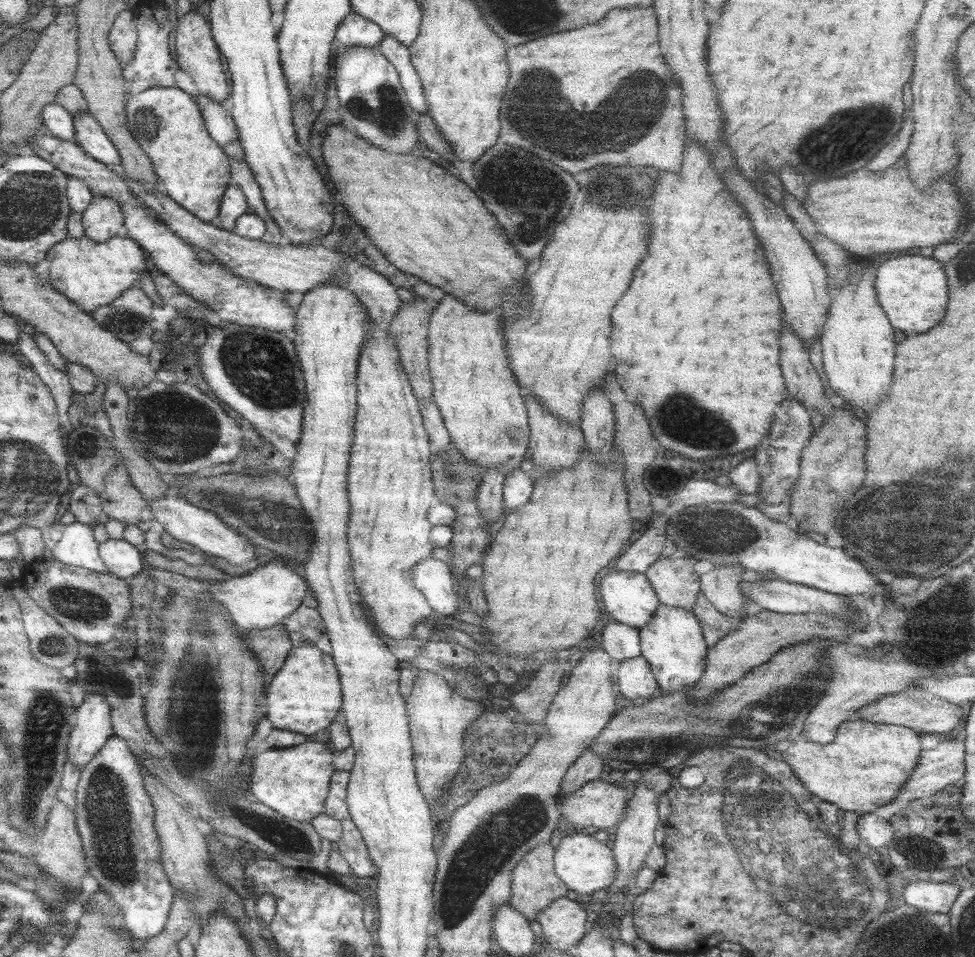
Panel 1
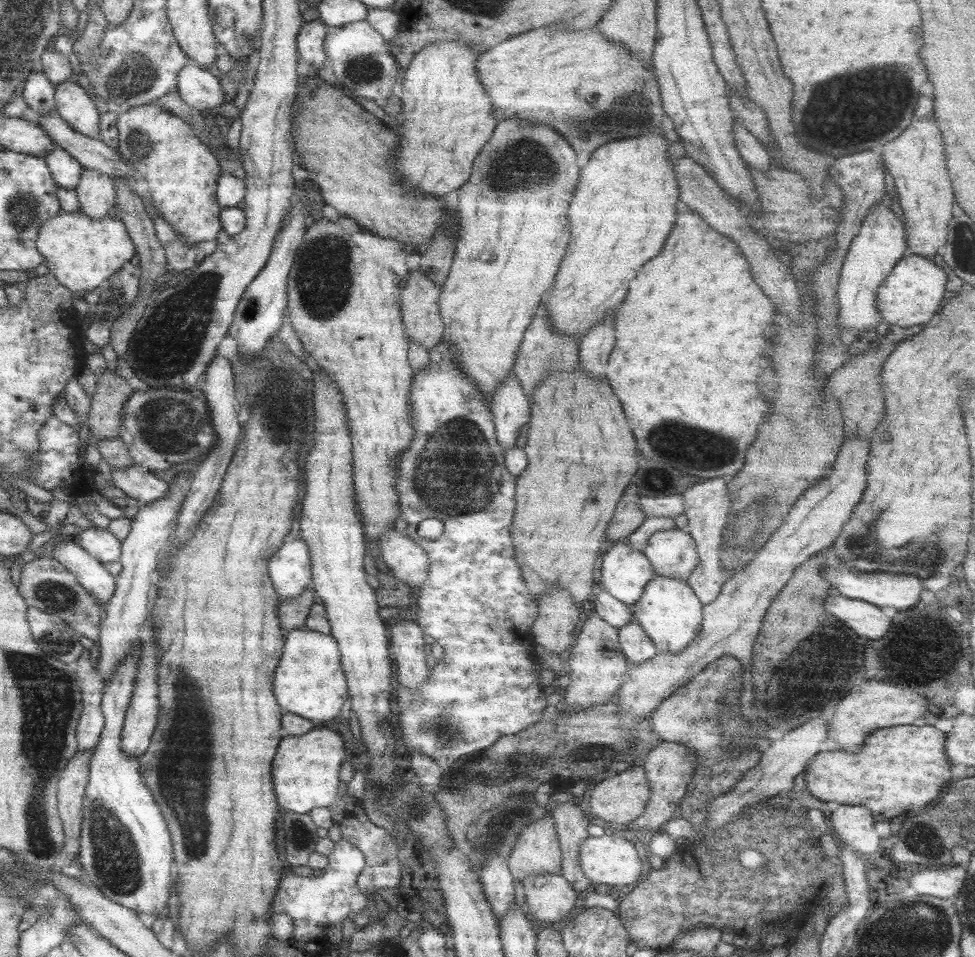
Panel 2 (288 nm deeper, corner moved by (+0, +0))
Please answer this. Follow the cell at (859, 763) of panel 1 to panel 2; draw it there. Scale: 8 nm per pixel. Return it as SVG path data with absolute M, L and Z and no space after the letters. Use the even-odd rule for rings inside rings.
M921 722L913 726L873 730L867 738L863 738L863 744L853 754L843 750L829 750L815 754L807 764L803 778L811 796L815 796L821 802L837 802L839 806L861 806L869 808L875 820L895 820L895 816L915 814L925 806L929 806L939 796L943 784L953 780L953 776L949 774L951 764L947 762L943 752L943 738L945 738L943 732L935 730L933 726L925 726Z

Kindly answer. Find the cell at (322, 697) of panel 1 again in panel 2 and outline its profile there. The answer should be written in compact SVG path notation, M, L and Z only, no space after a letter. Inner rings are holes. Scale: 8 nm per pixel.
M305 628L291 630L285 634L283 652L273 672L273 698L283 712L281 716L283 738L307 734L309 730L315 728L311 722L339 720L339 710L347 700L347 688L339 662L339 650L329 634L325 636L321 632L311 632Z

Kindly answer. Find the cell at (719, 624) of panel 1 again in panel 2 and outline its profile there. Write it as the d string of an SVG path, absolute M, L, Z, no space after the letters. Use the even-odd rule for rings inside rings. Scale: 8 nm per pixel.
M711 478L705 480L701 484L693 484L689 490L685 490L683 496L683 516L687 520L687 528L685 532L693 538L695 548L697 548L697 556L699 562L693 568L693 572L689 574L689 578L685 580L685 584L689 586L689 590L693 592L693 596L707 606L709 602L713 602L723 586L723 582L727 580L727 570L721 564L721 546L723 546L723 530L727 526L729 520L729 494L727 494L727 478Z

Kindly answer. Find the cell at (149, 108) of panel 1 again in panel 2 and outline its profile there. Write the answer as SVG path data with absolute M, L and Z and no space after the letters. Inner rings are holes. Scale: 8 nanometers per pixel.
M145 104L137 108L129 108L127 112L117 116L115 124L119 132L119 154L133 166L139 182L145 184L145 190L149 194L151 204L155 206L157 212L161 212L163 220L171 224L171 228L177 232L181 240L187 244L199 244L199 242L213 242L217 232L221 230L221 220L219 214L223 212L217 204L217 180L221 178L221 166L217 158L211 154L211 148L201 144L199 138L193 134L191 126L181 122L179 118L171 116L169 112L161 110L161 106Z

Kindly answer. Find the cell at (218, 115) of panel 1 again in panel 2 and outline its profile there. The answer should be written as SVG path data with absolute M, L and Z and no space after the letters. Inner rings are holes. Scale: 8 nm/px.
M185 64L181 68L177 76L177 92L183 104L197 112L211 112L225 104L225 90L221 80L195 64Z

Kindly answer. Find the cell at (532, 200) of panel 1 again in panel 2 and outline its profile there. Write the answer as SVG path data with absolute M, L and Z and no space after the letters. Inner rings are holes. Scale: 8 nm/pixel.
M503 120L495 126L491 138L487 140L487 144L483 144L481 152L475 156L473 160L473 168L471 168L471 176L469 180L457 190L457 218L459 218L459 238L455 244L455 254L453 254L453 262L449 268L449 274L445 278L445 282L441 284L441 292L439 292L439 300L437 300L437 308L439 308L439 316L443 322L443 336L441 336L441 344L445 344L447 352L451 354L453 364L457 366L457 370L461 372L463 378L467 378L473 388L485 398L485 402L491 406L495 392L499 392L499 388L503 388L503 382L507 382L513 374L511 366L515 364L515 352L517 346L521 344L521 334L525 332L527 324L531 322L533 314L537 314L535 310L539 310L541 298L547 294L547 290L553 286L555 280L555 272L559 268L559 262L563 258L563 252L567 248L569 242L569 222L567 222L567 206L573 198L573 188L577 186L577 178L579 178L579 170L581 170L581 158L575 158L577 154L569 148L569 144L561 138L555 136L555 132L551 132L549 128L531 128L531 126L523 126L517 120ZM531 188L537 192L537 196L541 198L533 198Z

